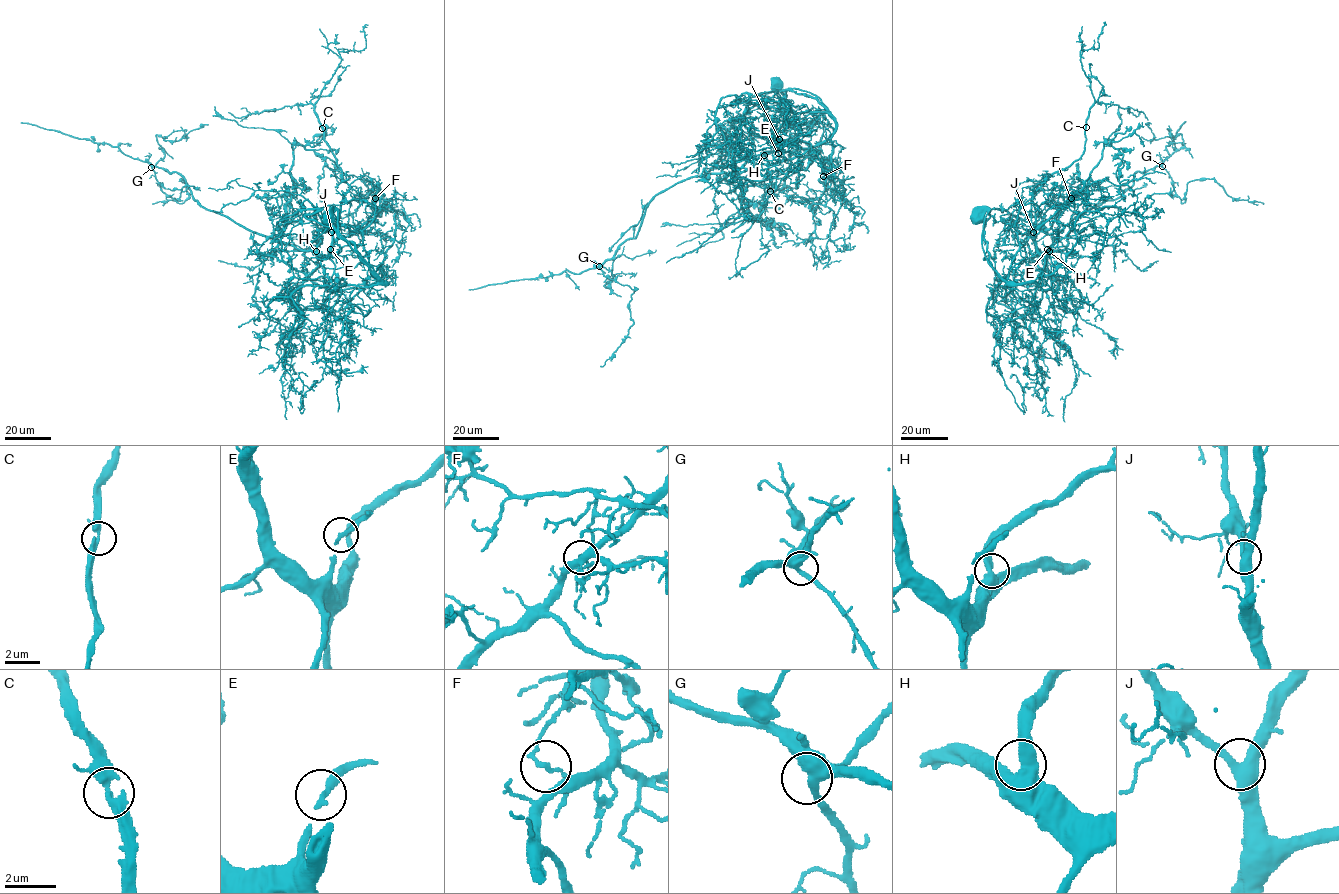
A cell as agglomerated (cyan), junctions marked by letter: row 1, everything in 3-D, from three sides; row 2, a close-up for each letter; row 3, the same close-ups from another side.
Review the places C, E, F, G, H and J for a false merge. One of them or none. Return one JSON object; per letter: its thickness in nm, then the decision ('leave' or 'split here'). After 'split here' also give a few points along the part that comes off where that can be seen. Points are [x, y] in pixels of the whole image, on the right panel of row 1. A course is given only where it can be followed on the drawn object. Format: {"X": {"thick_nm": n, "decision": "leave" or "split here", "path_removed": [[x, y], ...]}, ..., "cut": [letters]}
{"C": {"thick_nm": 340, "decision": "leave"}, "E": {"thick_nm": 190, "decision": "leave"}, "F": {"thick_nm": 130, "decision": "split here", "path_removed": [[1070, 198], [1036, 230], [1043, 256], [1066, 246], [1086, 211], [1160, 165], [1182, 203], [1199, 178], [1263, 204]]}, "G": {"thick_nm": 360, "decision": "leave"}, "H": {"thick_nm": 550, "decision": "leave"}, "J": {"thick_nm": 440, "decision": "leave"}, "cut": ["F"]}

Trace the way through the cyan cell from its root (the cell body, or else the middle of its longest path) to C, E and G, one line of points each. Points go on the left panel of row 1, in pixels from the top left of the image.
C: (329, 218), (336, 210), (339, 233), (378, 281), (363, 231), (375, 205), (361, 200), (343, 180), (322, 128)
E: (329, 218), (336, 210), (339, 233), (372, 267), (378, 280), (366, 278), (349, 300), (341, 292), (329, 249)
G: (329, 218), (336, 210), (339, 233), (378, 278), (349, 300), (328, 257), (253, 233), (151, 167)

